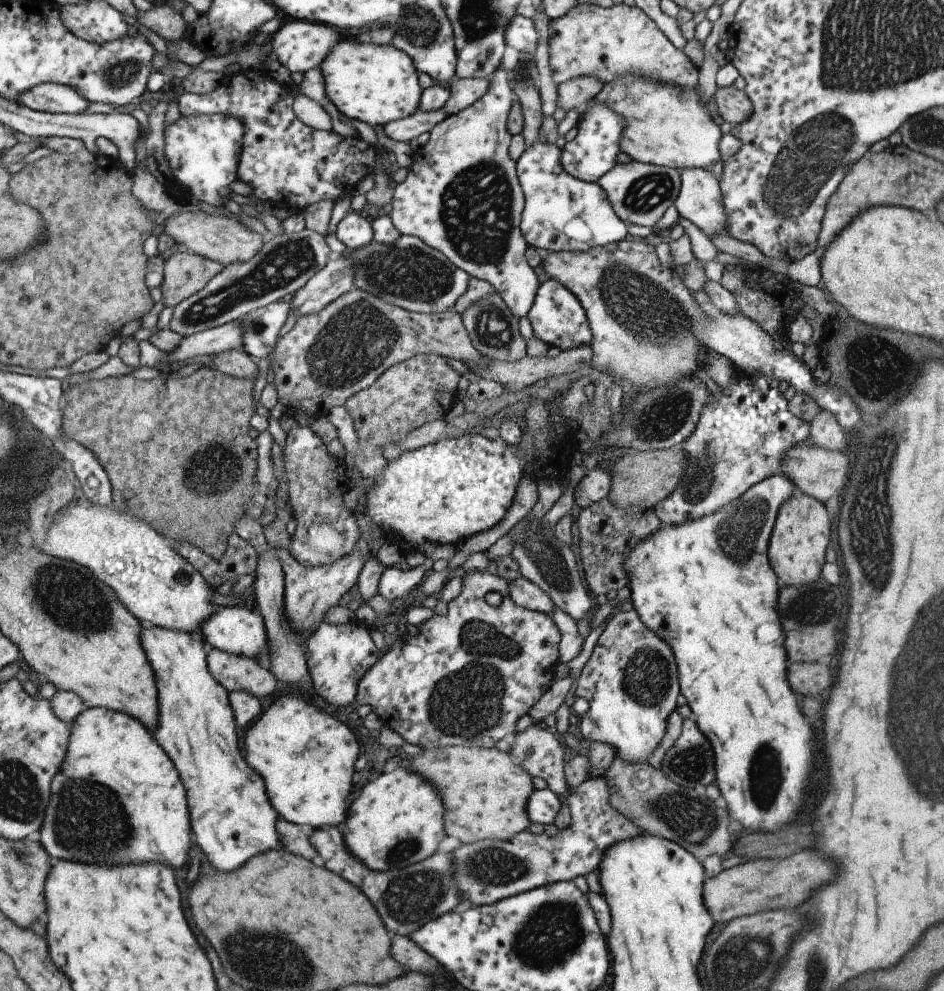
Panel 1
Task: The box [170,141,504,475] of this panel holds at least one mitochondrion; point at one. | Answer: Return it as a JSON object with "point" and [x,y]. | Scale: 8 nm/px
{"point":[355,341]}

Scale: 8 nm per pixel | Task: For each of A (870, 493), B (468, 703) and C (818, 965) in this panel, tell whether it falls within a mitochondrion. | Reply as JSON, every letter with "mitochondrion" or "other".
{"A":"mitochondrion","B":"mitochondrion","C":"mitochondrion"}

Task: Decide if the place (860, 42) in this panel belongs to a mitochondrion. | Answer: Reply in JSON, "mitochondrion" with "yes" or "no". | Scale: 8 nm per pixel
{"mitochondrion":"yes"}

